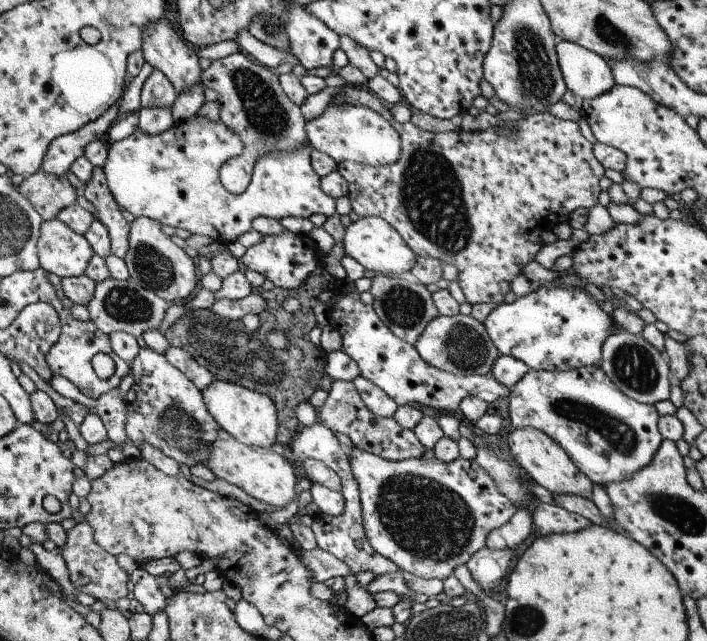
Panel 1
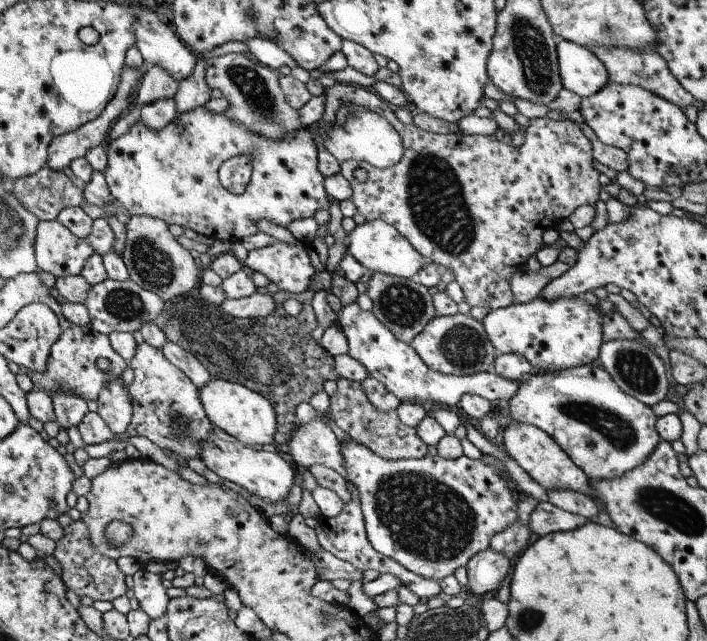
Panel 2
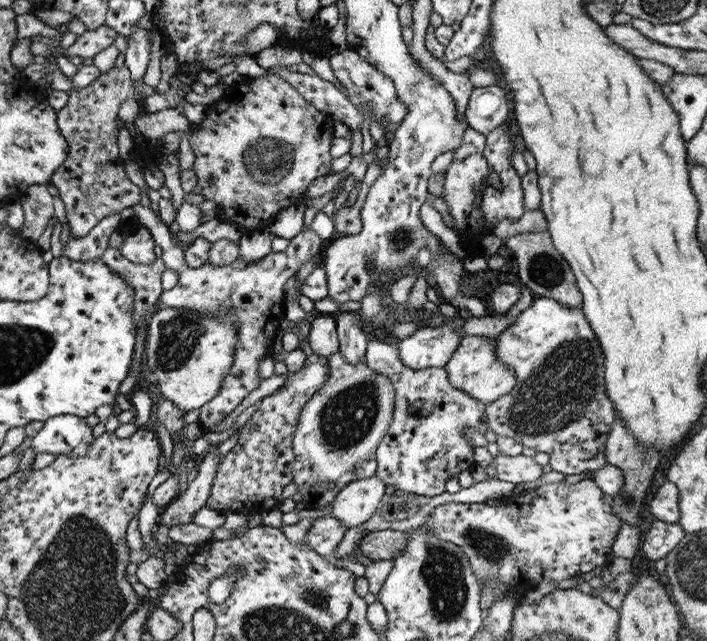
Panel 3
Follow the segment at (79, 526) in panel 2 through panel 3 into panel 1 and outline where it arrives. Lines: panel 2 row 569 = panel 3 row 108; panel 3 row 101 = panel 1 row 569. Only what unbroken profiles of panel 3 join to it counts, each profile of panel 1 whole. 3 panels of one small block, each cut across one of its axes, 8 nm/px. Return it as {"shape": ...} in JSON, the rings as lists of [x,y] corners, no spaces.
{"shape":[[[77,522],[75,525],[65,530],[66,538],[61,548],[57,548],[67,568],[69,582],[73,585],[75,590],[87,594],[99,600],[117,600],[123,598],[127,594],[127,572],[119,568],[115,557],[103,552],[93,542],[93,534],[89,525],[82,522]]]}

